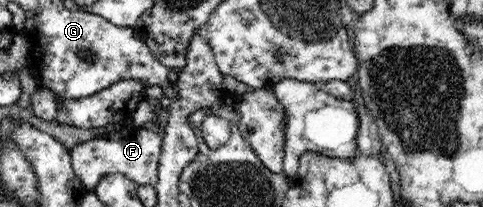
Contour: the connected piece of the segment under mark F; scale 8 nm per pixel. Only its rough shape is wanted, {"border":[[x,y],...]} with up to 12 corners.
{"border":[[123,127],[70,150],[94,191],[107,174],[154,186],[163,139]]}

